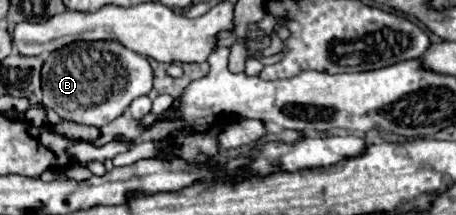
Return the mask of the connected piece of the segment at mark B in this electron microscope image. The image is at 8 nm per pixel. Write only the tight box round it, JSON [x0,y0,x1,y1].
[41,42,153,126]

